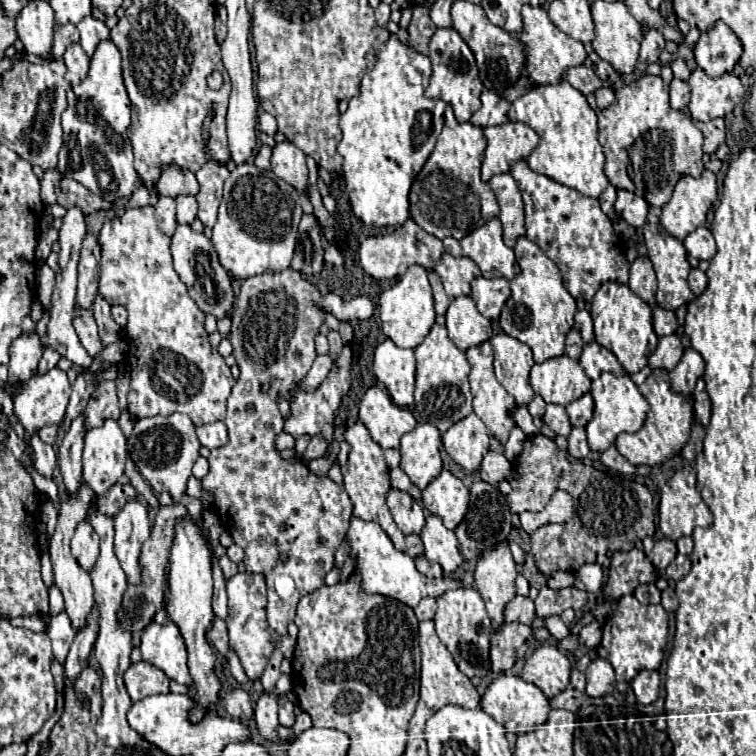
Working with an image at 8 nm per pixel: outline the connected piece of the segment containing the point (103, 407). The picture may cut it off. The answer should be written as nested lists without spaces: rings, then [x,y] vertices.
[[[103,380],[95,388],[89,404],[85,408],[85,430],[101,426],[105,420],[119,420],[119,402],[117,402],[117,388],[113,380]]]

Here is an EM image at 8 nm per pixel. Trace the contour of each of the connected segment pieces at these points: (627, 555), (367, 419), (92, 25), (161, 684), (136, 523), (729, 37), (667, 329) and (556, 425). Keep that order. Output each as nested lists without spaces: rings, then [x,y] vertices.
[[[633,548],[633,550],[629,550],[629,552],[617,552],[617,554],[613,554],[613,558],[611,558],[609,580],[607,580],[607,586],[605,586],[605,594],[603,594],[603,598],[601,598],[599,602],[603,602],[603,600],[619,600],[619,598],[625,596],[625,594],[633,594],[637,586],[655,582],[655,578],[657,578],[657,576],[655,576],[655,568],[653,568],[651,562],[647,562],[647,558],[645,558],[645,554],[643,554],[641,550]]]
[[[373,386],[365,392],[359,406],[359,420],[371,432],[371,438],[383,448],[399,448],[403,434],[411,432],[417,426],[415,416],[393,404],[387,390]]]
[[[93,16],[83,18],[83,20],[77,24],[77,28],[79,28],[79,32],[81,32],[81,42],[79,42],[79,44],[81,44],[81,48],[85,50],[87,56],[93,56],[97,44],[99,44],[101,40],[107,40],[107,38],[109,38],[109,28],[107,28],[103,22],[95,20]]]
[[[149,662],[131,664],[125,672],[125,686],[133,702],[139,702],[153,694],[167,694],[169,692],[169,678],[163,670],[155,668]]]
[[[131,500],[115,516],[115,556],[127,576],[129,584],[141,582],[139,554],[143,542],[149,538],[147,506],[139,500]]]
[[[715,22],[713,28],[705,30],[699,36],[693,54],[697,66],[715,78],[725,72],[733,72],[743,54],[743,46],[729,26],[725,26],[723,22]]]
[[[655,306],[653,308],[653,328],[655,328],[655,334],[661,338],[661,336],[669,336],[669,334],[675,334],[677,330],[677,316],[673,310],[665,310],[661,306]]]
[[[547,404],[547,410],[545,410],[545,416],[543,416],[543,422],[559,436],[567,436],[571,432],[571,424],[569,424],[569,416],[565,412],[563,406],[557,406],[557,404]]]

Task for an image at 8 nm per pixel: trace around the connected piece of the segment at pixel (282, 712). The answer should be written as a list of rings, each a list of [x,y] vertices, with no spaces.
[[[281,696],[281,698],[279,698],[279,724],[281,724],[281,726],[287,726],[287,728],[295,724],[293,704],[291,704],[285,696]]]

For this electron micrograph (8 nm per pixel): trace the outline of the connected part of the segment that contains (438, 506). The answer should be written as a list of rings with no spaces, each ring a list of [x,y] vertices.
[[[443,470],[423,490],[423,504],[431,514],[439,516],[449,530],[455,530],[467,512],[469,490],[457,476],[453,476],[449,470]]]

